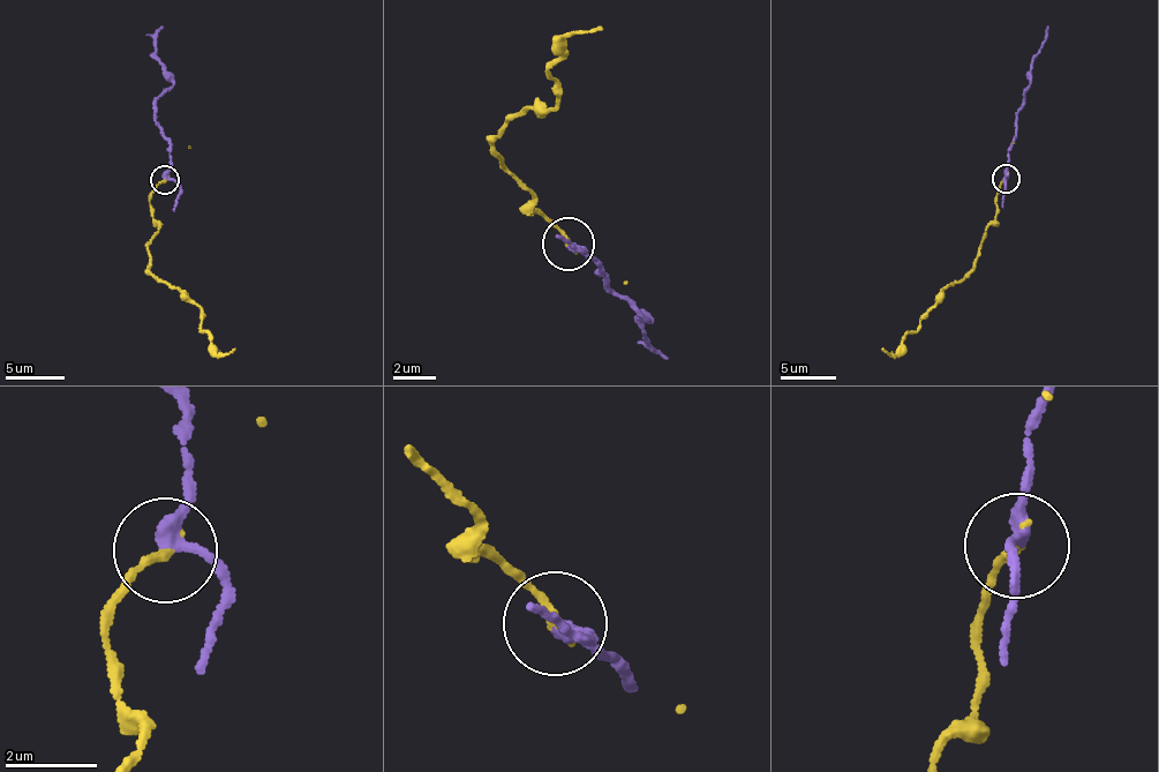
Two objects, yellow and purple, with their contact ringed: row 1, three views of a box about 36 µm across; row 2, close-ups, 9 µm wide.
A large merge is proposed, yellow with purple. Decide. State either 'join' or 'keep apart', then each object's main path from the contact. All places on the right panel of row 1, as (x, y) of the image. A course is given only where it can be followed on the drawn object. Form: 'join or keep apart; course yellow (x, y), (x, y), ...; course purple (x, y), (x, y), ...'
keep apart; course yellow (1007, 178), (998, 196), (998, 214), (988, 226), (973, 271), (941, 289), (918, 329), (892, 353), (881, 349); course purple (1007, 178), (1010, 144), (1016, 134), (1016, 110), (1030, 83), (1031, 58), (1045, 39), (1047, 27)

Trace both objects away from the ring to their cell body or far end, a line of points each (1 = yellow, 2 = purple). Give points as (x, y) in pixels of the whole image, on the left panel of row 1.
1: (164, 179), (150, 195), (150, 212), (157, 225), (149, 269), (198, 306), (202, 329), (218, 353), (234, 347)
2: (164, 179), (170, 145), (163, 134), (157, 98), (174, 84), (158, 55), (156, 38), (164, 27)

